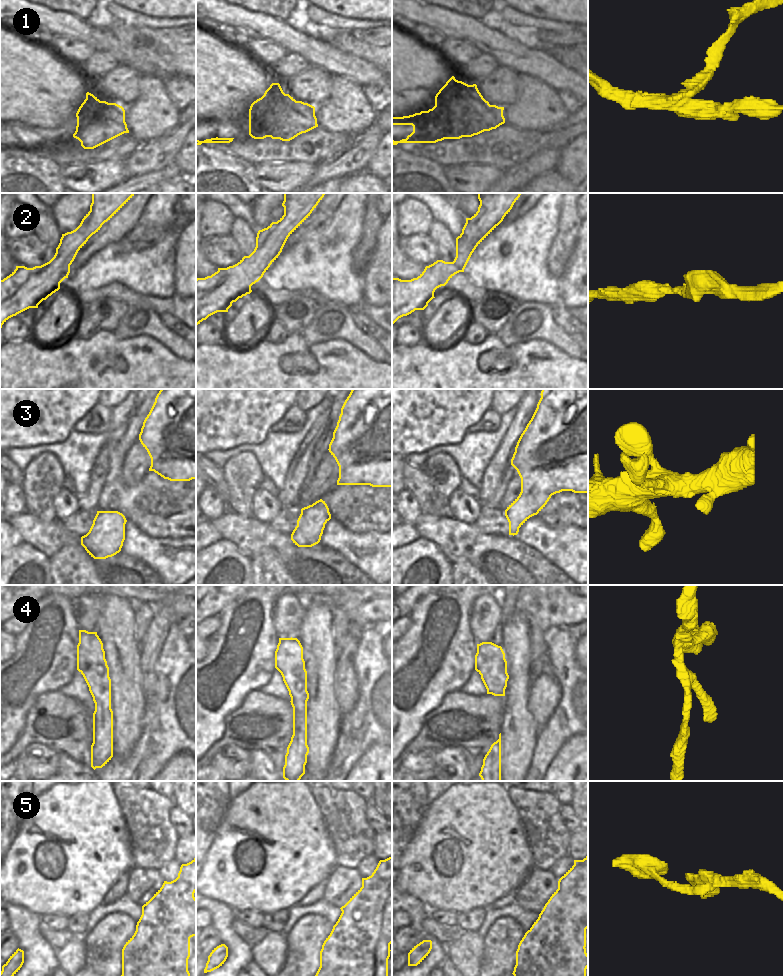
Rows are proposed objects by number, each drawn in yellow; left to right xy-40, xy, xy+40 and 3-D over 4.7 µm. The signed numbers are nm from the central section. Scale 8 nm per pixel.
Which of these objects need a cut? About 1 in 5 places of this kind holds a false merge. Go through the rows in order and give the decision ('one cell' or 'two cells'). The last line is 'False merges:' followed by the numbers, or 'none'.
1: two cells
2: one cell
3: one cell
4: one cell
5: two cells
False merges: 1, 5

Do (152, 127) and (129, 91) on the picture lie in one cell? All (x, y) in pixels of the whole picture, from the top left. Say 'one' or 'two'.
two

